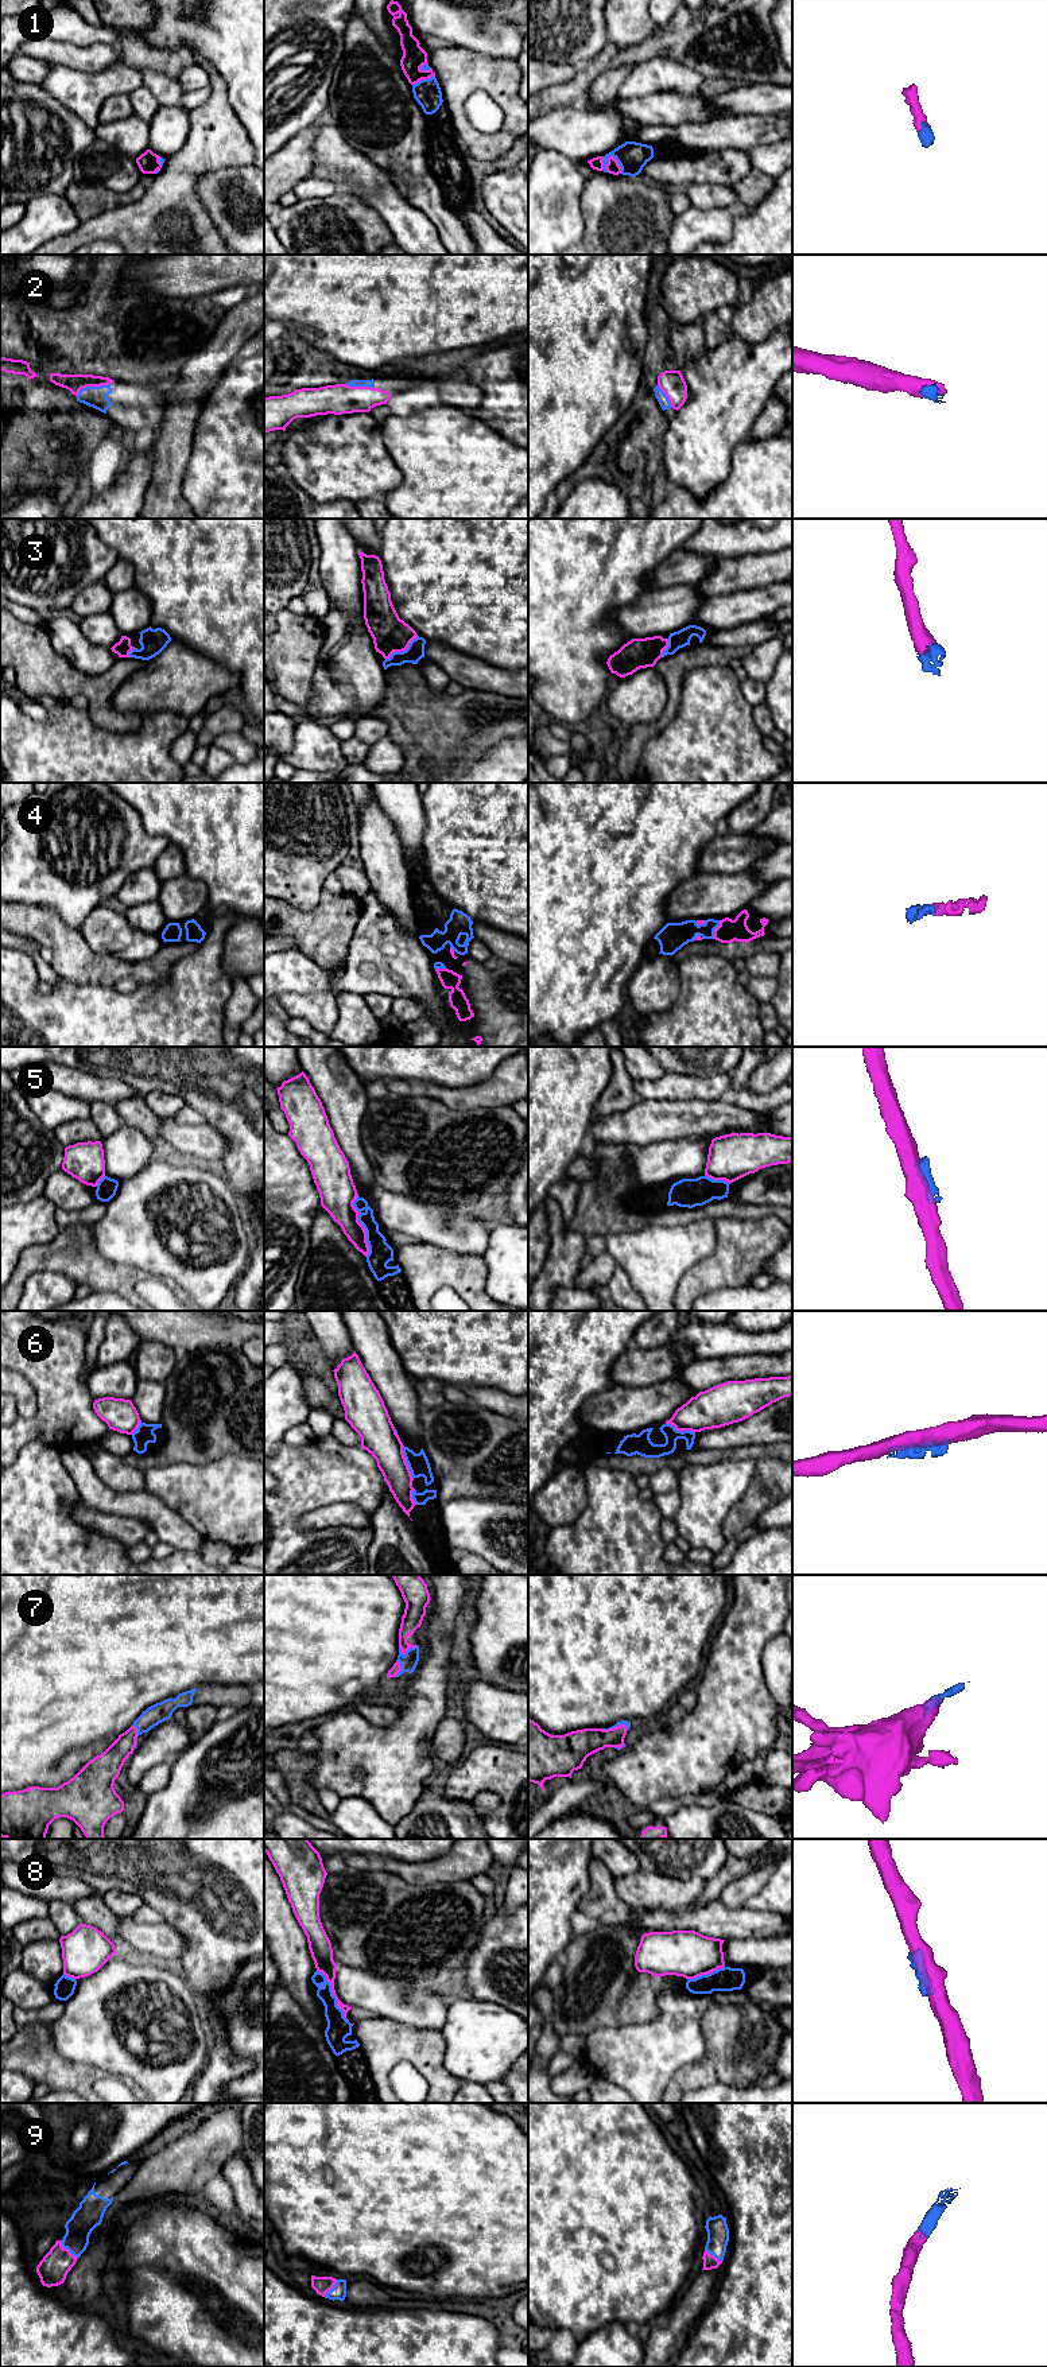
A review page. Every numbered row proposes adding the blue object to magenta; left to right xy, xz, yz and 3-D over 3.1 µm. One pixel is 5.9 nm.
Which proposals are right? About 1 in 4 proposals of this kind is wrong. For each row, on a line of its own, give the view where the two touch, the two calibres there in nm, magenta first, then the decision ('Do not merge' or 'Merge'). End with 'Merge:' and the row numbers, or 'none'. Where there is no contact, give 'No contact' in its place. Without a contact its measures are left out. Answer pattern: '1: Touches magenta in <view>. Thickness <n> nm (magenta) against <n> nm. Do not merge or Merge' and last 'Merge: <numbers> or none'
1: Touches magenta in yz. Thickness 80 nm (magenta) against 180 nm. Merge
2: Touches magenta in xy. Thickness 110 nm (magenta) against 130 nm. Merge
3: Touches magenta in xz. Thickness 220 nm (magenta) against 110 nm. Merge
4: Touches magenta in yz. Thickness 140 nm (magenta) against 160 nm. Merge
5: Touches magenta in xz. Thickness 220 nm (magenta) against 140 nm. Do not merge
6: Touches magenta in xz. Thickness 220 nm (magenta) against 130 nm. Do not merge
7: Touches magenta in xy. Thickness 170 nm (magenta) against 120 nm. Merge
8: Touches magenta in xz. Thickness 130 nm (magenta) against 140 nm. Do not merge
9: Touches magenta in xy. Thickness 180 nm (magenta) against 160 nm. Merge
Merge: 1, 2, 3, 4, 7, 9

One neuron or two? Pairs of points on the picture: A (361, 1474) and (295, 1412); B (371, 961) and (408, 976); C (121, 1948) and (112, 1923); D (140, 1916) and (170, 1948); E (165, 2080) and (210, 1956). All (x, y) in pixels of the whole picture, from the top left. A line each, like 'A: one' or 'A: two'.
A: two
B: one
C: one
D: two
E: two

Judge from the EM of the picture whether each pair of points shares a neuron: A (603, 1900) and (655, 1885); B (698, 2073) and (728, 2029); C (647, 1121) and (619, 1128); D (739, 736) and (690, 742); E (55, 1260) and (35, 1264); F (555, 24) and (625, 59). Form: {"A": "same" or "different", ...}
{"A": "same", "B": "same", "C": "same", "D": "same", "E": "same", "F": "different"}

